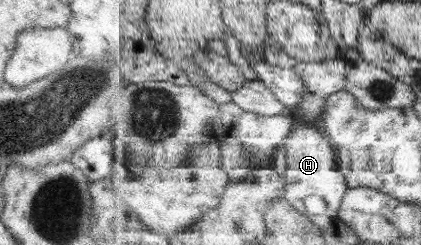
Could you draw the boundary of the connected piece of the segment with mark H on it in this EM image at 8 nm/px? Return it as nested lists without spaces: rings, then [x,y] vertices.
[[[299,127],[285,141],[287,164],[285,169],[285,197],[319,228],[328,228],[338,218],[349,184],[337,163],[337,151],[321,129]]]

